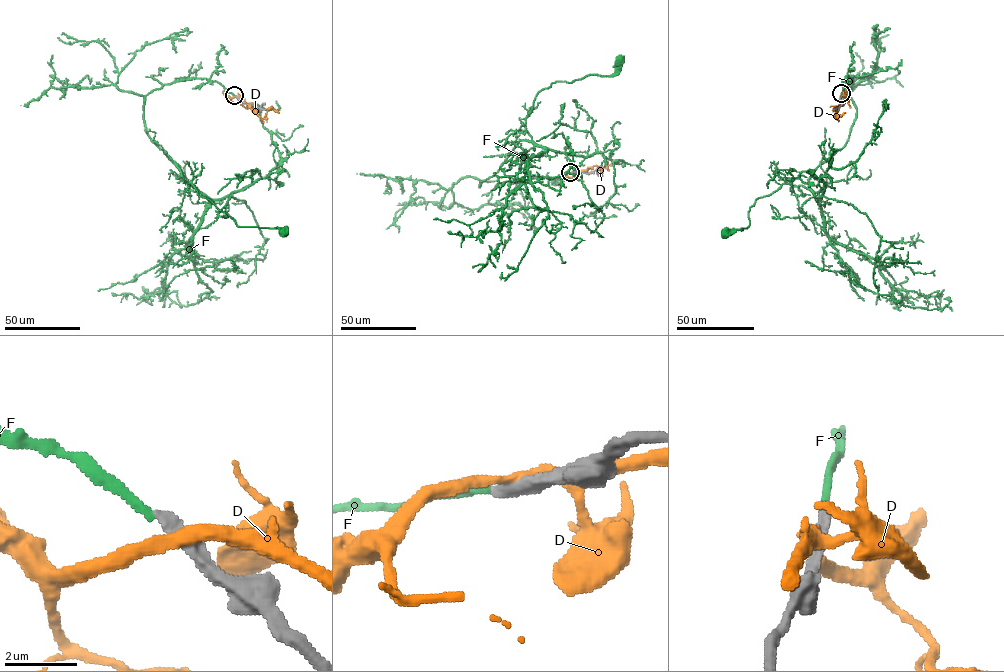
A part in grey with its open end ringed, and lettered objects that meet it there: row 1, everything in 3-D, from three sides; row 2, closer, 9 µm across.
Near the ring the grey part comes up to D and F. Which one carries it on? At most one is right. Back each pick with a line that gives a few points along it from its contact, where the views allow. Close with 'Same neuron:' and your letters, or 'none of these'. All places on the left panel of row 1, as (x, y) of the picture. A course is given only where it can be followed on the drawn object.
Same neuron: none of these

